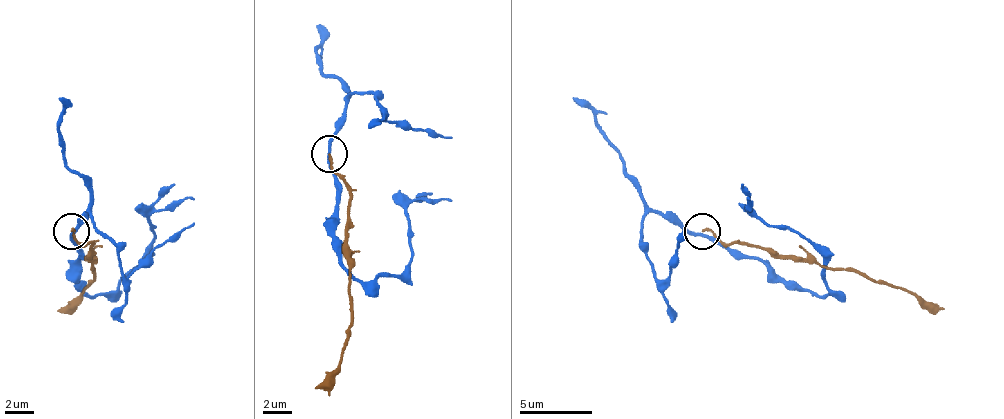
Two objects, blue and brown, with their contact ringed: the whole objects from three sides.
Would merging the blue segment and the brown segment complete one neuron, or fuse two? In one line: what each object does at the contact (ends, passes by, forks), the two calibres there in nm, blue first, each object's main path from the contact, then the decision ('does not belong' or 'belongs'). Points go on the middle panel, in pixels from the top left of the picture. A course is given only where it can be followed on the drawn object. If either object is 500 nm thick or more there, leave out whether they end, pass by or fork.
blue passes by | brown ends | 200/150 nm | blue via (330, 154), (337, 252), (362, 281), (395, 277), (409, 263), (406, 209), (413, 201), (453, 201) | brown via (330, 154), (330, 169), (348, 191), (351, 317), (330, 396) | does not belong

